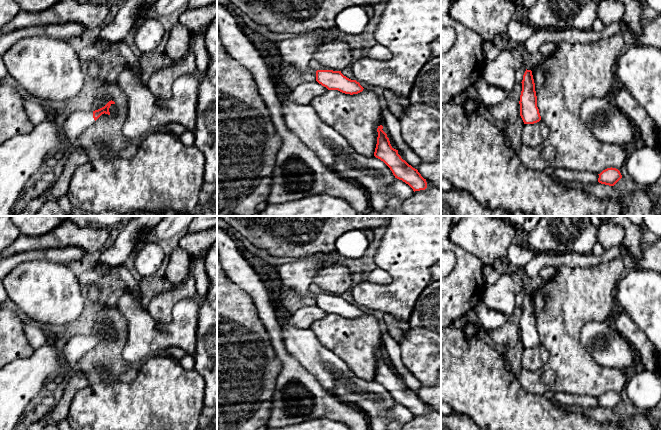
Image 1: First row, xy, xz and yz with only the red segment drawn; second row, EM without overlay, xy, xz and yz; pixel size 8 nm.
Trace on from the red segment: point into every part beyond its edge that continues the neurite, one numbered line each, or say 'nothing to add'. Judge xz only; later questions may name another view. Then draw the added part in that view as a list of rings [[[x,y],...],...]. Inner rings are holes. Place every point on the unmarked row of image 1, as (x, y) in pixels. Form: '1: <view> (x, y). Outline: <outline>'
1: xz (299, 274). Outline: [[[311,255],[293,259],[290,263],[272,269],[273,276],[277,277],[283,289],[290,287],[293,292],[301,296],[313,295],[309,286],[315,277],[328,265],[320,260],[320,255]]]

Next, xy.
1: xy (75, 347). Outline: [[[75,335],[69,339],[63,339],[63,342],[65,347],[61,350],[62,369],[56,375],[64,380],[82,356],[91,350],[95,344],[92,335]]]

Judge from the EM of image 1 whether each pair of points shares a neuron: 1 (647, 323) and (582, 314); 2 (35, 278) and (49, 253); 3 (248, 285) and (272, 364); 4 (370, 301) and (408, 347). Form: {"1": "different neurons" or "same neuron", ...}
{"1": "different neurons", "2": "different neurons", "3": "different neurons", "4": "different neurons"}

